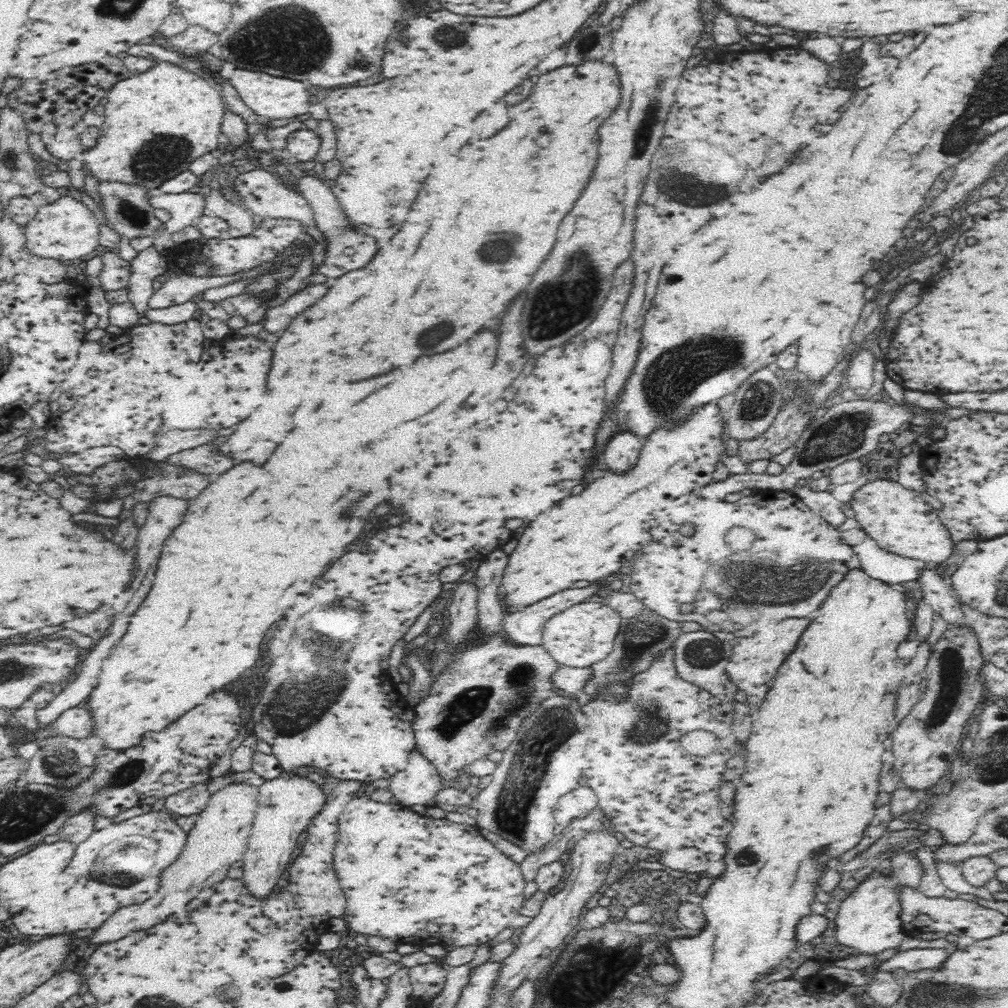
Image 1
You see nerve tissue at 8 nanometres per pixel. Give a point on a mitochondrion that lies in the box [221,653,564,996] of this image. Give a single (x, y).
(521, 679)

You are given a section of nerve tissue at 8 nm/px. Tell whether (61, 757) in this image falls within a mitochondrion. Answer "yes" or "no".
yes

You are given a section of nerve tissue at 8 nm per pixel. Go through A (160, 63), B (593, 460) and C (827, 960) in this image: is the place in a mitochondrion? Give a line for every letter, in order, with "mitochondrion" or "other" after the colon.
A: other
B: other
C: other

